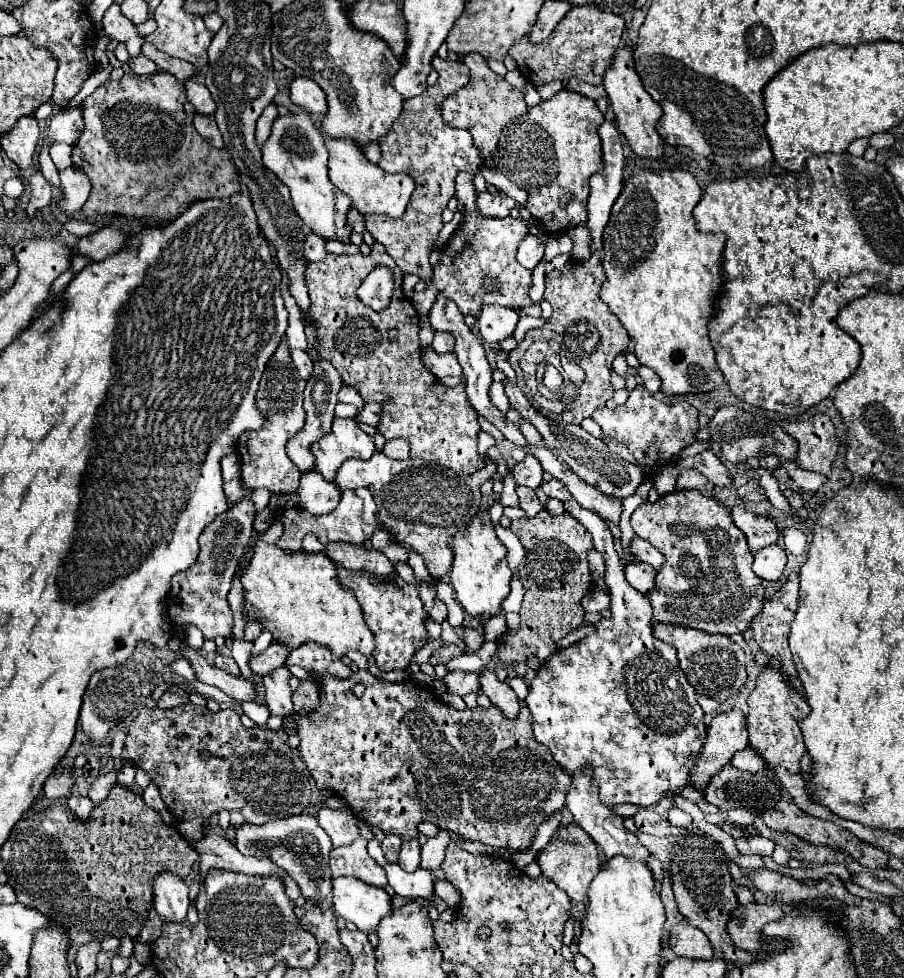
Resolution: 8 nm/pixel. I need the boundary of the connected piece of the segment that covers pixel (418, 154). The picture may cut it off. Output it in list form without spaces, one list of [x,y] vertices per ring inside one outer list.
[[[435,56],[433,68],[439,74],[439,80],[415,98],[403,102],[399,118],[393,122],[385,138],[379,138],[381,160],[379,166],[387,172],[405,172],[415,182],[413,198],[401,218],[381,218],[377,214],[365,214],[367,232],[385,246],[387,254],[397,262],[397,266],[409,274],[421,276],[425,282],[431,282],[433,268],[429,264],[429,254],[435,248],[439,230],[443,228],[441,214],[447,208],[447,202],[455,194],[455,176],[459,172],[477,174],[485,166],[481,150],[477,150],[469,130],[451,128],[441,118],[443,100],[467,84],[469,68],[457,60],[443,60]]]

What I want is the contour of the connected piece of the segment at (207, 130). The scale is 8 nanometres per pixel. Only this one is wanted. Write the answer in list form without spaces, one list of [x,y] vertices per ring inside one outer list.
[[[197,114],[195,116],[195,128],[197,128],[197,132],[213,146],[213,148],[225,148],[225,144],[223,144],[223,138],[221,138],[221,132],[217,130],[217,124],[215,124],[215,120],[213,120],[213,116],[201,116],[201,114]]]

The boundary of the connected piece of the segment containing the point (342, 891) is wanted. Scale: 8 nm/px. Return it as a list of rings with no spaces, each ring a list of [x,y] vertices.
[[[333,878],[333,910],[337,916],[353,922],[359,930],[371,932],[379,926],[381,918],[391,914],[391,898],[383,888],[369,886],[357,878]]]

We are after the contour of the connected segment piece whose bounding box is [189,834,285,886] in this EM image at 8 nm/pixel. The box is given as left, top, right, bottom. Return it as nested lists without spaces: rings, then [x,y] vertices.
[[[205,834],[199,840],[189,840],[189,844],[200,856],[201,886],[204,884],[207,870],[211,868],[225,868],[225,870],[235,870],[235,872],[253,874],[253,876],[273,876],[277,872],[285,874],[269,858],[243,856],[229,840],[217,834]]]

